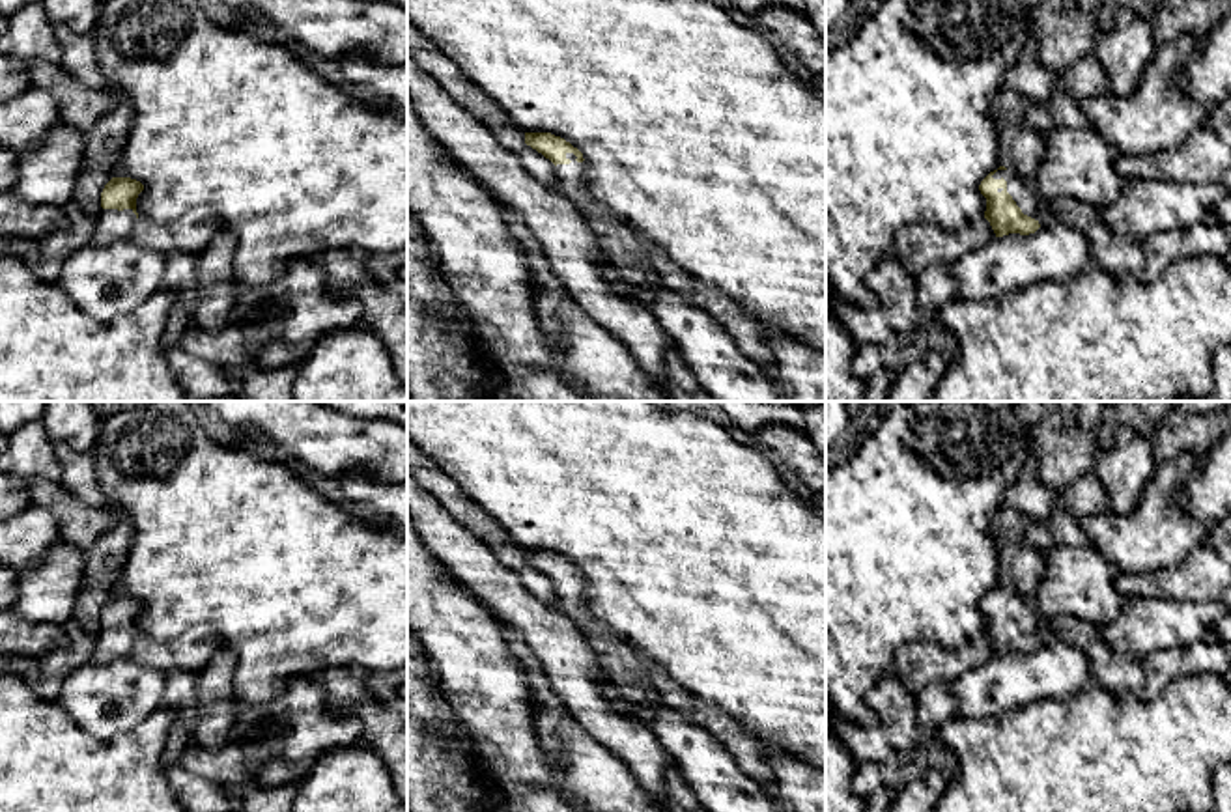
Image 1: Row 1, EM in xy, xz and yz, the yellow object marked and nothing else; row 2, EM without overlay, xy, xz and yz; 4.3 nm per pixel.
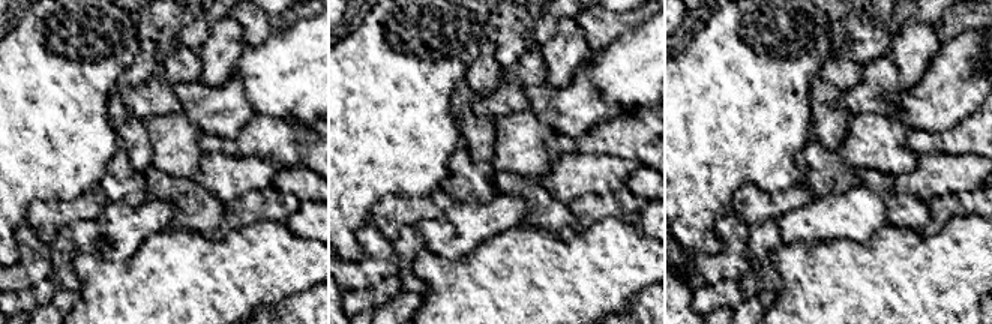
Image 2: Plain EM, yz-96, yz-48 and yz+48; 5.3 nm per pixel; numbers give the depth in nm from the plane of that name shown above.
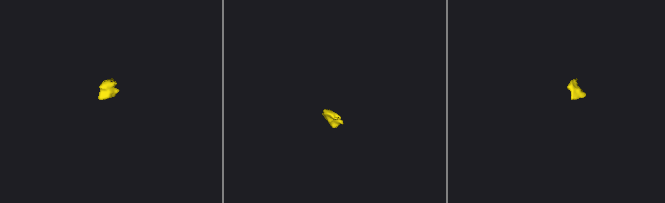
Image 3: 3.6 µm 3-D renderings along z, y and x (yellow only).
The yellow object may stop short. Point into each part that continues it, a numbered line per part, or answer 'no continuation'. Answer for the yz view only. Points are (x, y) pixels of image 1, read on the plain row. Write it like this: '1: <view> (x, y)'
1: yz (1024, 611)

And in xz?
1: xz (628, 672)

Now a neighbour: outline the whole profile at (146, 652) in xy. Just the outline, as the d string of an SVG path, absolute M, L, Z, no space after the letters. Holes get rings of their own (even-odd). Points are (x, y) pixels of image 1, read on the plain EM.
M196 625L187 633L166 640L136 637L129 659L133 659L140 666L159 670L181 668L198 672L222 646L222 638L219 637L215 627Z

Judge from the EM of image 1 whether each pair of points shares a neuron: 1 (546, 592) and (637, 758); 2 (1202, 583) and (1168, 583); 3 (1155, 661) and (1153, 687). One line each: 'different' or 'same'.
1: different
2: same
3: same

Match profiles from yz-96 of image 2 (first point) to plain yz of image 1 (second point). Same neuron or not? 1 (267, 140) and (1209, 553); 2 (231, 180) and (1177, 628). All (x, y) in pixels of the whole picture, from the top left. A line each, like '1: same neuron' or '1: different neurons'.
1: same neuron
2: same neuron

